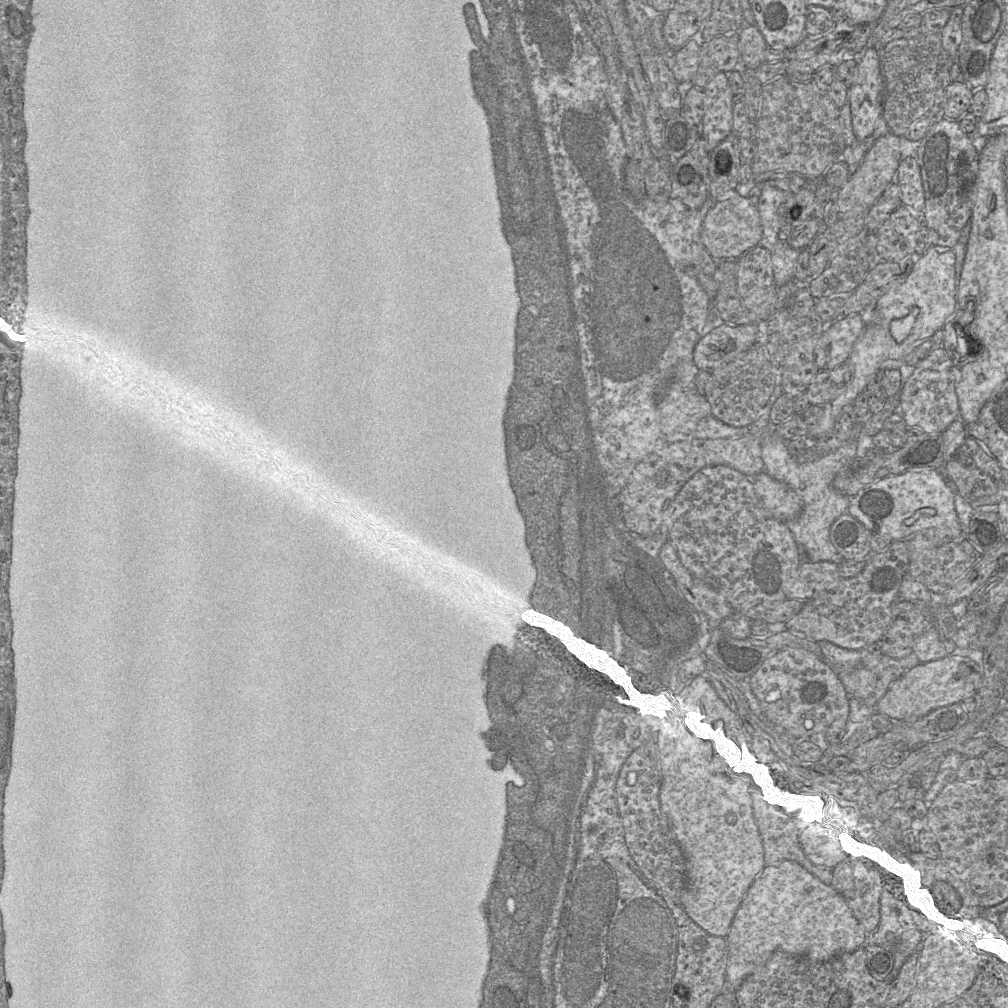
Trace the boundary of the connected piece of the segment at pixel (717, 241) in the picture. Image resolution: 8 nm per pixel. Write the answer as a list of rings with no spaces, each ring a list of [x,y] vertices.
[[[739,188],[714,202],[704,219],[701,241],[714,260],[737,260],[758,246],[762,235],[763,227],[757,205],[745,197],[744,188]]]

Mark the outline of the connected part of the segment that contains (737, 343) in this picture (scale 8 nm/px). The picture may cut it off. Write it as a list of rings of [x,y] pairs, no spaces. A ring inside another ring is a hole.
[[[720,322],[698,341],[693,354],[698,370],[711,371],[734,360],[757,342],[764,342],[763,324],[732,325]]]

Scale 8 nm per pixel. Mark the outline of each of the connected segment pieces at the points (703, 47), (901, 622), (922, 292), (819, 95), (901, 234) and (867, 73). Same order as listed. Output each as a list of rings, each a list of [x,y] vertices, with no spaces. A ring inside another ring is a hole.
[[[738,33],[716,36],[710,40],[702,41],[700,45],[698,68],[691,83],[694,87],[705,89],[706,85],[718,72],[729,72],[735,69],[744,72],[745,68],[740,67],[740,63]]]
[[[898,618],[887,628],[878,645],[883,656],[901,659],[912,653],[914,638],[906,620]]]
[[[932,245],[916,259],[907,276],[896,280],[888,287],[886,292],[876,300],[871,311],[863,311],[860,314],[866,325],[845,362],[850,371],[850,380],[835,399],[822,405],[814,405],[822,407],[823,415],[811,426],[810,439],[827,438],[833,432],[843,407],[853,404],[885,360],[903,361],[915,347],[931,339],[933,334],[941,329],[955,313],[956,295],[955,254],[953,250],[937,251],[936,246]]]
[[[780,76],[762,84],[762,110],[757,121],[758,148],[752,160],[755,176],[768,171],[798,173],[820,180],[845,149],[840,108],[812,82]]]
[[[900,205],[874,232],[877,258],[899,261],[914,254],[920,228],[920,218],[906,206]]]
[[[866,47],[857,59],[857,75],[848,89],[852,130],[858,140],[871,136],[882,116],[884,82],[876,48]]]

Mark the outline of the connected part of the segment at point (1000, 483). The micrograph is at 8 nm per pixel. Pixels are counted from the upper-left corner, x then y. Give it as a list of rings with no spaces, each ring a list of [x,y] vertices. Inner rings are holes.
[[[968,436],[963,445],[946,463],[946,472],[956,484],[960,495],[976,511],[998,512],[998,504],[1006,487],[1006,473],[989,454],[986,445]]]

